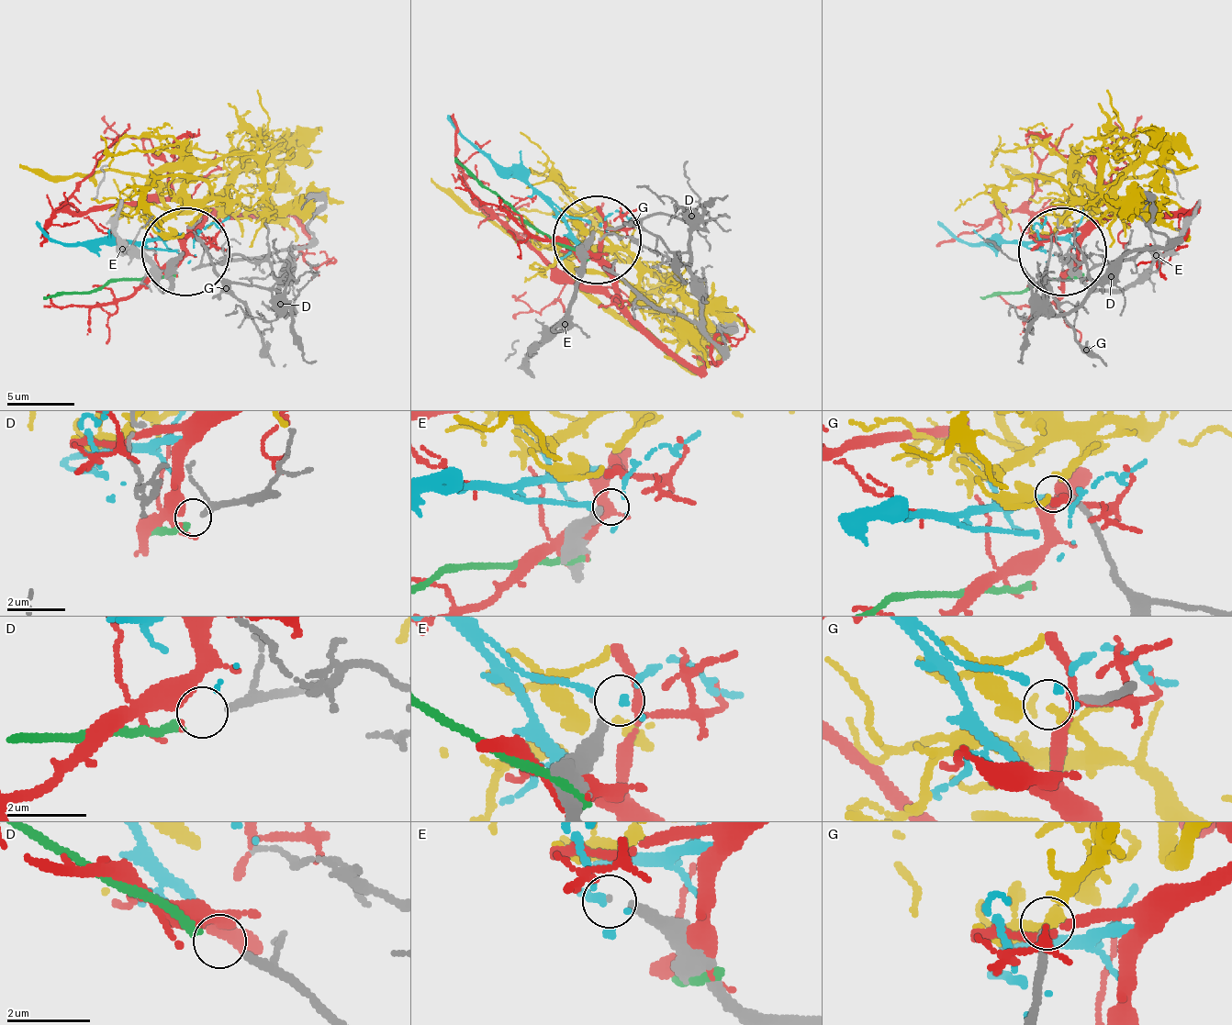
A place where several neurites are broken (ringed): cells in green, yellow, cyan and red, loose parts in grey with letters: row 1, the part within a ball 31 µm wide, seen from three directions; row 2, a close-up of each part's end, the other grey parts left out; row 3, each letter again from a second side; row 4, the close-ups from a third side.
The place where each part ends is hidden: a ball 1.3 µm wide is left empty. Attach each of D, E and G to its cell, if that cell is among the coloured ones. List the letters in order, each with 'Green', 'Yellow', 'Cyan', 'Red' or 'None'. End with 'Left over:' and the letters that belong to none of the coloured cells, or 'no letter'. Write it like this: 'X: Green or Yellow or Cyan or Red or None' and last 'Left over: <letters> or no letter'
D: Green
E: None
G: None
Left over: E, G

